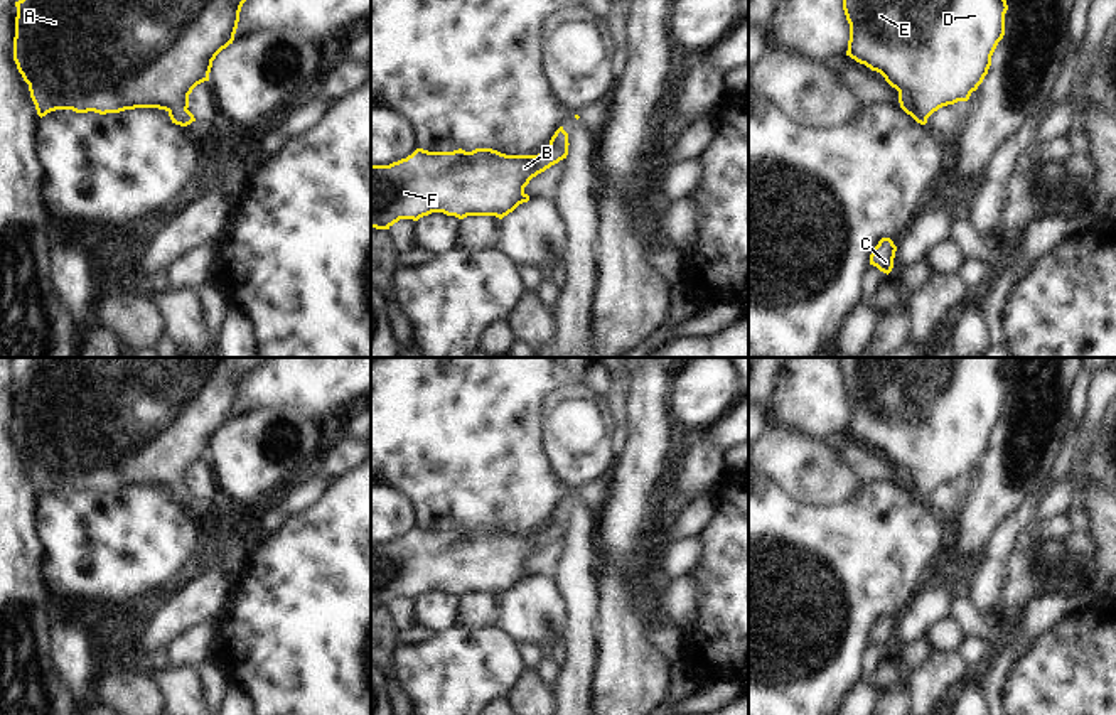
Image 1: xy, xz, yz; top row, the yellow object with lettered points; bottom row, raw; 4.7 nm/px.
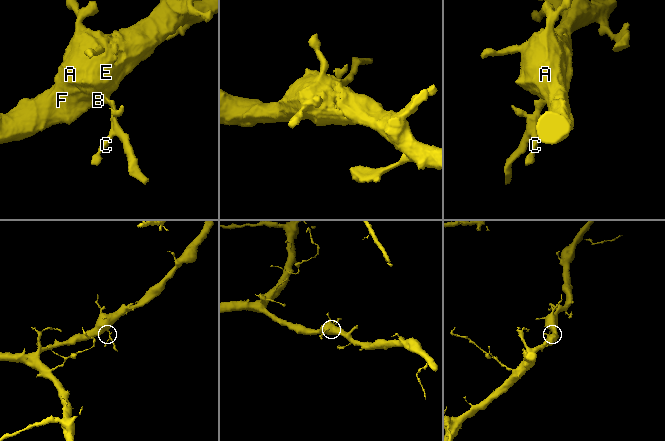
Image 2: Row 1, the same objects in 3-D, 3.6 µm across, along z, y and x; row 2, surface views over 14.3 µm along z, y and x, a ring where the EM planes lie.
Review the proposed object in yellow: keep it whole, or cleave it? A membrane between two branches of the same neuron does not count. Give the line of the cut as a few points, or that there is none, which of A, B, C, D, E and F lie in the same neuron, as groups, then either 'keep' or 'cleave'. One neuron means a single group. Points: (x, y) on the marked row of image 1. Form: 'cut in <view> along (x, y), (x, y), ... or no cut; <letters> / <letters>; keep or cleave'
no cut; A B C D E F; keep

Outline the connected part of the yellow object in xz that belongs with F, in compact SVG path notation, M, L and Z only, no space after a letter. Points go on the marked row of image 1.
M560 126L538 155L416 148L389 165L371 164L371 228L389 229L400 219L418 221L432 212L502 219L529 201L524 187L566 159L568 145L568 133Z

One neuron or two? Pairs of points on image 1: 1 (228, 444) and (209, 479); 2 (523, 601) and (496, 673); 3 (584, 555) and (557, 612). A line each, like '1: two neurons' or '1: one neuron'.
1: two neurons
2: two neurons
3: two neurons

